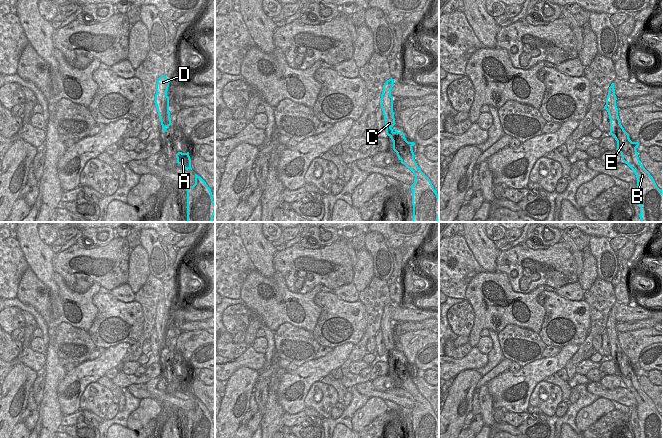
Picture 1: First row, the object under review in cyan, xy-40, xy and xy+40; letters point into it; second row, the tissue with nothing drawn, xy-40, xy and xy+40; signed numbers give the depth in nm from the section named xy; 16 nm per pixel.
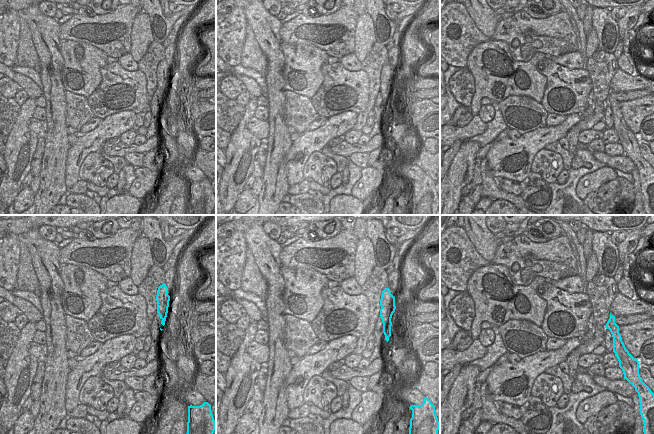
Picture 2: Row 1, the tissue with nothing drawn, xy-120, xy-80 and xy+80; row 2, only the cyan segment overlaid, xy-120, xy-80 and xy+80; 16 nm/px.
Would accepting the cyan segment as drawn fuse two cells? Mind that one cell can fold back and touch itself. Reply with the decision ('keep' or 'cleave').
keep

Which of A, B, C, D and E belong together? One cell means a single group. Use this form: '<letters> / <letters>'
A B C D E

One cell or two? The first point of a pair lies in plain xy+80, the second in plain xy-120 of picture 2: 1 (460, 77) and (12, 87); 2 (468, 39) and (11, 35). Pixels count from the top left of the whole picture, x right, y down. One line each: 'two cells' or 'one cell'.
1: one cell
2: one cell

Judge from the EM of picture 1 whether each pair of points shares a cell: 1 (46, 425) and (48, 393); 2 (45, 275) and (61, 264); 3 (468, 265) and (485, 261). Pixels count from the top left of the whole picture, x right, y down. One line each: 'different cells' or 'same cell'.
1: same cell
2: different cells
3: different cells

